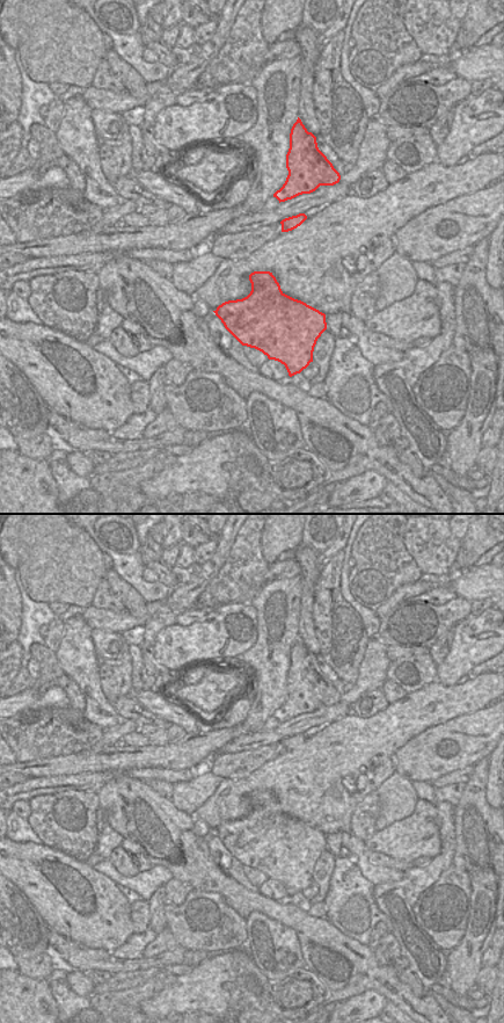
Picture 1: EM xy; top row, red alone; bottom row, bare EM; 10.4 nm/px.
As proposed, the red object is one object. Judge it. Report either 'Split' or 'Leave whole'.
Split

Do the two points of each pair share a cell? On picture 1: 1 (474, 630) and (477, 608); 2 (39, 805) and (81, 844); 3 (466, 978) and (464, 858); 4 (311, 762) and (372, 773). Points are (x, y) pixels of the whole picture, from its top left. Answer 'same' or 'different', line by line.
1: different
2: same
3: same
4: same

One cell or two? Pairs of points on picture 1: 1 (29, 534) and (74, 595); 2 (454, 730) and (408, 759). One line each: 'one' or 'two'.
1: one
2: one

